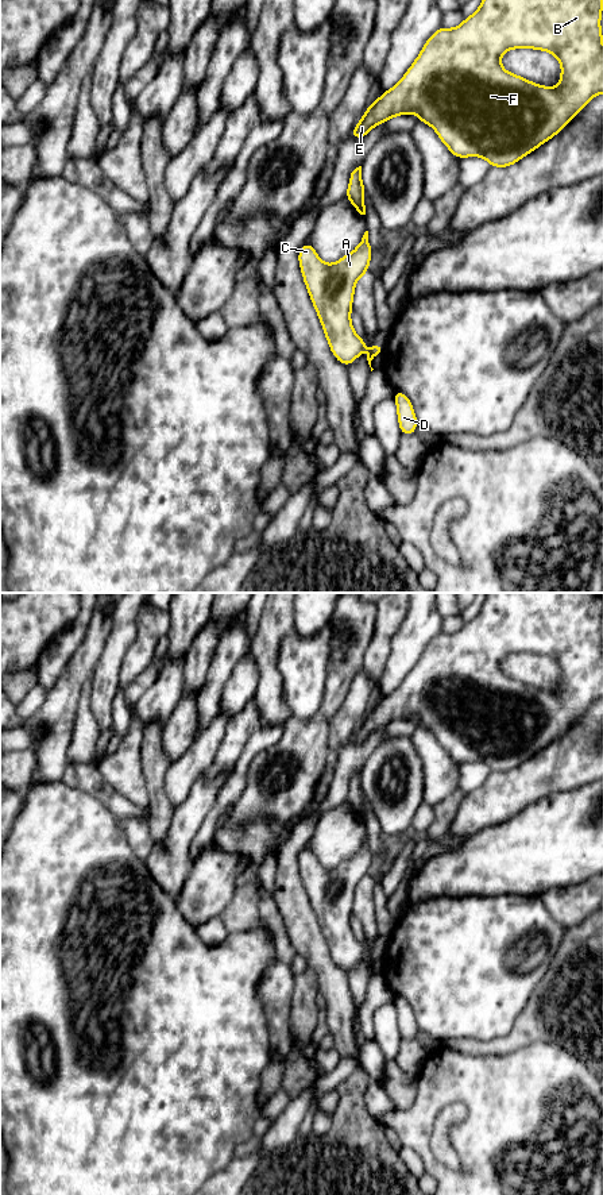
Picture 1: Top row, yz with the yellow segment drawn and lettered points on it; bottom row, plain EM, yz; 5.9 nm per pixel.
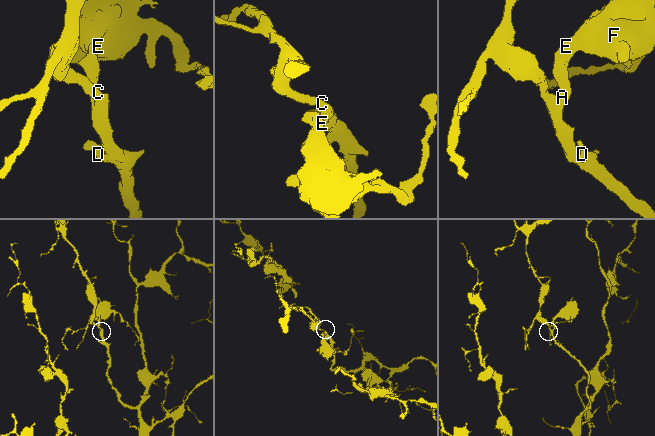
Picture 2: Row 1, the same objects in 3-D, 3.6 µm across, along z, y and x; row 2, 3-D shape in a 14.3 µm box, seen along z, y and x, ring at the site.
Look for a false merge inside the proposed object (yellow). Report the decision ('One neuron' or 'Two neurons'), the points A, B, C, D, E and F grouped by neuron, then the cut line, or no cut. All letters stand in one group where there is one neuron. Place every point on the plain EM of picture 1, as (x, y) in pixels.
One neuron. Groups: A B C D E F. No split

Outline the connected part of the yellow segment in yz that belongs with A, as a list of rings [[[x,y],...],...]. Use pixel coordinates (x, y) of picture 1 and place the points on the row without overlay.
[[[368,836],[359,851],[337,867],[324,868],[310,847],[298,857],[304,887],[335,963],[344,971],[363,957],[366,944],[356,940],[351,928],[351,915],[357,883],[368,878],[372,852]]]

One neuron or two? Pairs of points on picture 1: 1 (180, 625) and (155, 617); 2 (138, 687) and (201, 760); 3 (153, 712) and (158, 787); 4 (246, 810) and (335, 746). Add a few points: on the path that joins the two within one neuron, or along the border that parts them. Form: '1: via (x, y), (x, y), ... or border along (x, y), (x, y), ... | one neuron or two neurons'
1: border along (167, 611), (169, 629), (166, 633) | two neurons
2: border along (158, 675), (155, 682), (134, 706) | two neurons
3: border along (151, 721), (161, 721), (163, 725), (165, 752) | two neurons
4: border along (331, 720), (325, 771), (317, 781) | two neurons

